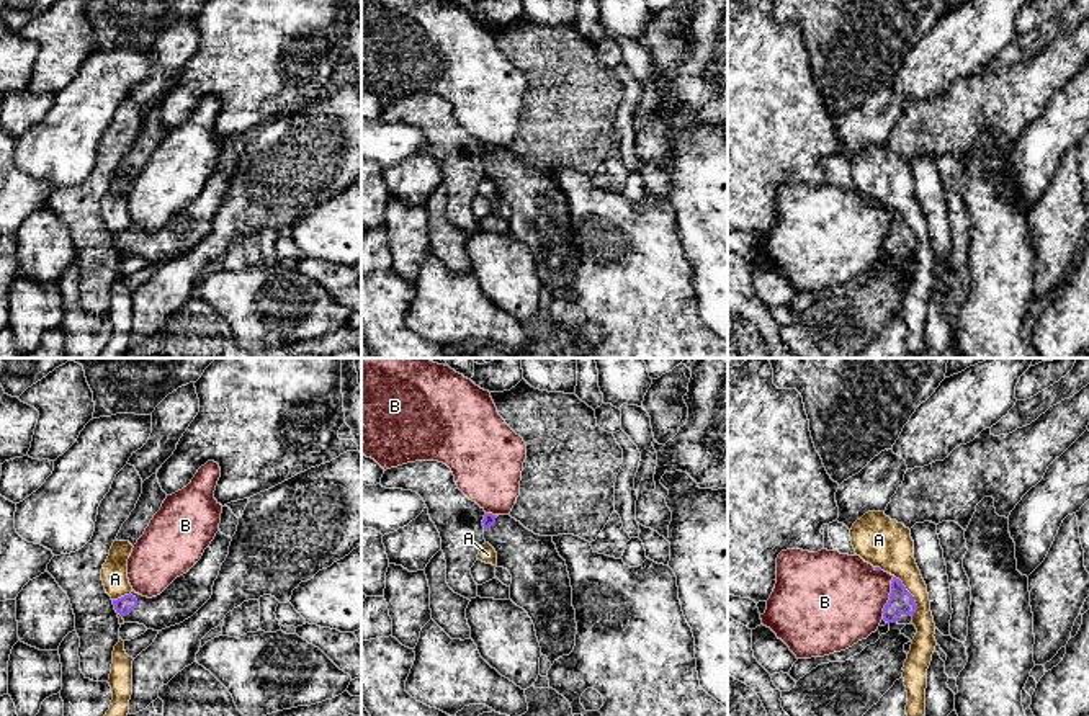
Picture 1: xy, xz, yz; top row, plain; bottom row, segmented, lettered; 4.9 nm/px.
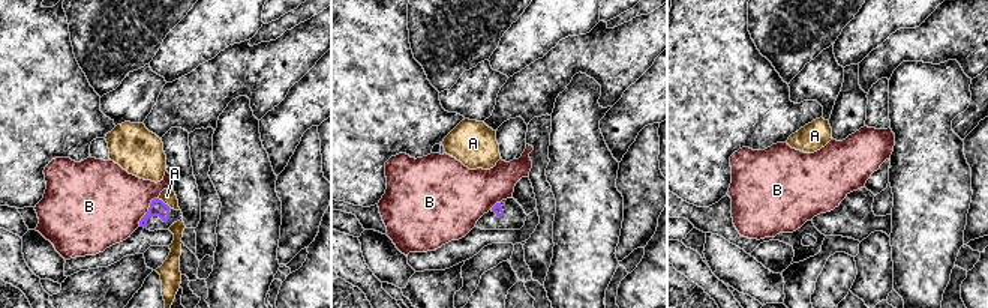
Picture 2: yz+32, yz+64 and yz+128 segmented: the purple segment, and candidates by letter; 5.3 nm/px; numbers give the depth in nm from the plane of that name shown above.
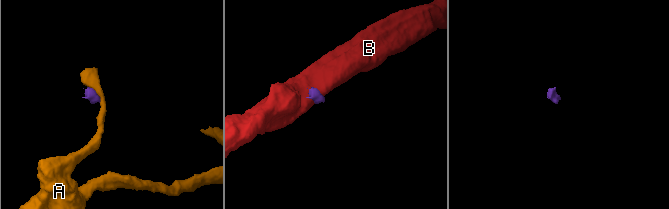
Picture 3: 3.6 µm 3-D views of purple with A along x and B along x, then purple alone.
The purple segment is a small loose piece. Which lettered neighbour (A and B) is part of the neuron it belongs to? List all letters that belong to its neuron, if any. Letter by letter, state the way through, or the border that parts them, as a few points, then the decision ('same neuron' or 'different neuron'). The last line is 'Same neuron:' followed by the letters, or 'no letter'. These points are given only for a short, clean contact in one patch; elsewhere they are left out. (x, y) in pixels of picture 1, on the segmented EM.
A: along yz (895, 576), (913, 597), (916, 605), (913, 617) | different neuron
B: along yz (893, 576), (890, 599), (882, 618) | different neuron
Same neuron: no letter

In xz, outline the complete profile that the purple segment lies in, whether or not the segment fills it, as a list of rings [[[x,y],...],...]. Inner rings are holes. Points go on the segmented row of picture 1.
[[[486,513],[484,539],[497,553],[497,567],[512,575],[510,600],[531,618],[541,654],[551,665],[576,646],[577,623],[566,561],[553,536],[527,530],[510,515]]]

